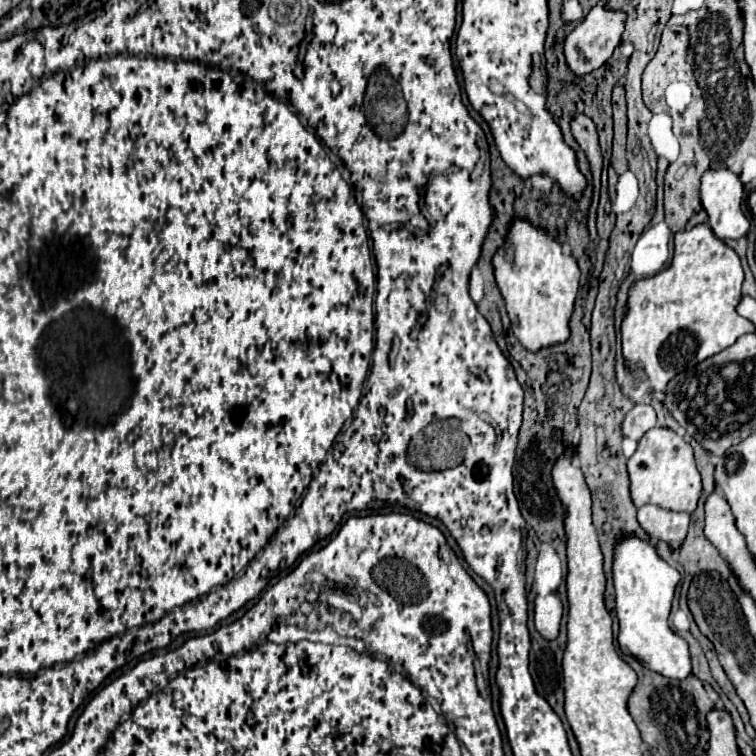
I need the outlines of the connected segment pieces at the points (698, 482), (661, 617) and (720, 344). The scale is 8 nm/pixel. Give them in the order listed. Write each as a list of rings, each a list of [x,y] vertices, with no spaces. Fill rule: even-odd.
[[[654,427],[640,439],[636,453],[628,459],[628,473],[630,493],[636,507],[654,503],[670,511],[692,513],[702,497],[702,479],[694,463],[692,447],[666,427]]]
[[[628,535],[628,537],[620,537],[616,541],[614,563],[612,563],[612,579],[614,579],[614,591],[616,591],[616,613],[620,619],[620,635],[618,635],[620,649],[622,651],[628,649],[644,667],[648,667],[660,675],[666,675],[670,679],[686,679],[692,673],[688,643],[668,627],[668,615],[670,615],[670,607],[674,601],[674,591],[676,591],[676,585],[680,583],[678,569],[670,567],[656,553],[654,543],[644,541],[636,535]]]
[[[708,223],[678,231],[674,235],[674,257],[670,267],[654,277],[634,283],[630,289],[628,315],[622,323],[622,351],[626,365],[630,369],[644,369],[650,379],[650,389],[662,391],[666,389],[668,381],[678,375],[678,371],[694,367],[700,361],[724,351],[726,347],[734,345],[738,337],[754,333],[754,325],[736,311],[736,305],[742,297],[742,283],[744,271],[740,257],[712,233]]]

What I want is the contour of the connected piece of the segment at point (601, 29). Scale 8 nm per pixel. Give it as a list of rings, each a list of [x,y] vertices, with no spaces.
[[[596,5],[584,17],[584,21],[566,37],[566,43],[564,43],[566,63],[568,63],[568,67],[572,69],[574,75],[586,75],[586,73],[598,69],[600,65],[604,65],[606,59],[610,59],[614,49],[620,45],[620,37],[622,37],[622,31],[624,31],[624,21],[626,21],[624,11],[608,9],[608,7],[602,7],[602,5]]]

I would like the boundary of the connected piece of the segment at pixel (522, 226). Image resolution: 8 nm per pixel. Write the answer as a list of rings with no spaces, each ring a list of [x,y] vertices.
[[[516,219],[512,229],[508,231],[504,247],[498,249],[492,263],[496,283],[502,291],[512,321],[512,333],[522,343],[522,347],[536,353],[544,347],[568,341],[568,321],[574,311],[580,279],[576,259],[562,255],[560,243],[548,237],[546,231],[534,229],[524,219]]]

